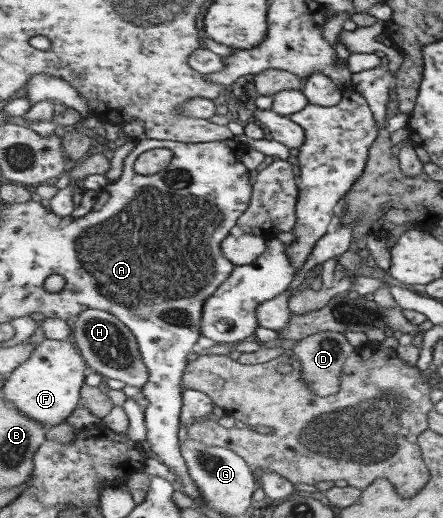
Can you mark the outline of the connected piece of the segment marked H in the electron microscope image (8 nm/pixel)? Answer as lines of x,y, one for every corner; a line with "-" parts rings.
89,308
72,320
71,328
74,331
74,340
90,370
107,378
121,380
126,385
139,387
141,390
148,384
151,374
144,364
136,336
124,322
113,316
111,312

